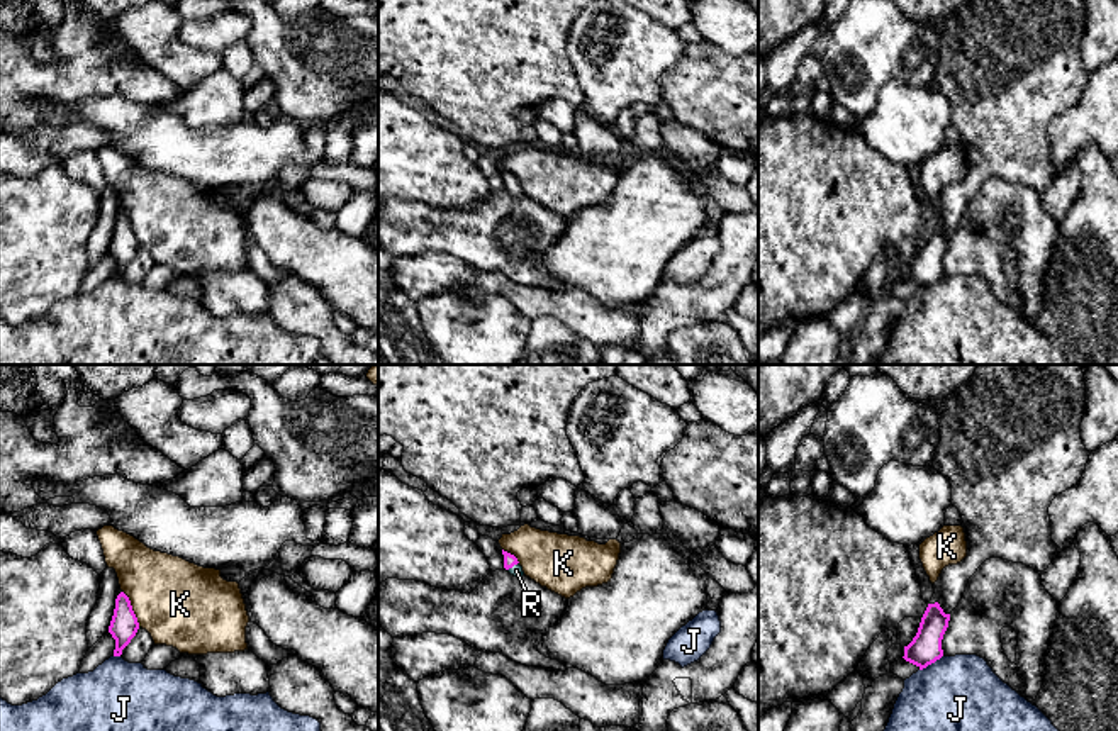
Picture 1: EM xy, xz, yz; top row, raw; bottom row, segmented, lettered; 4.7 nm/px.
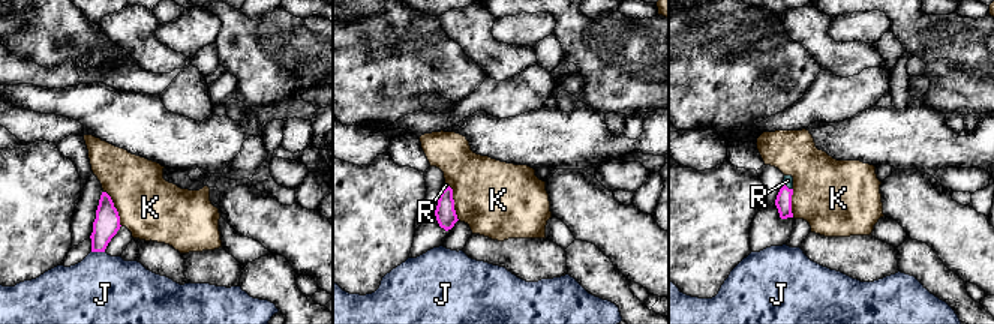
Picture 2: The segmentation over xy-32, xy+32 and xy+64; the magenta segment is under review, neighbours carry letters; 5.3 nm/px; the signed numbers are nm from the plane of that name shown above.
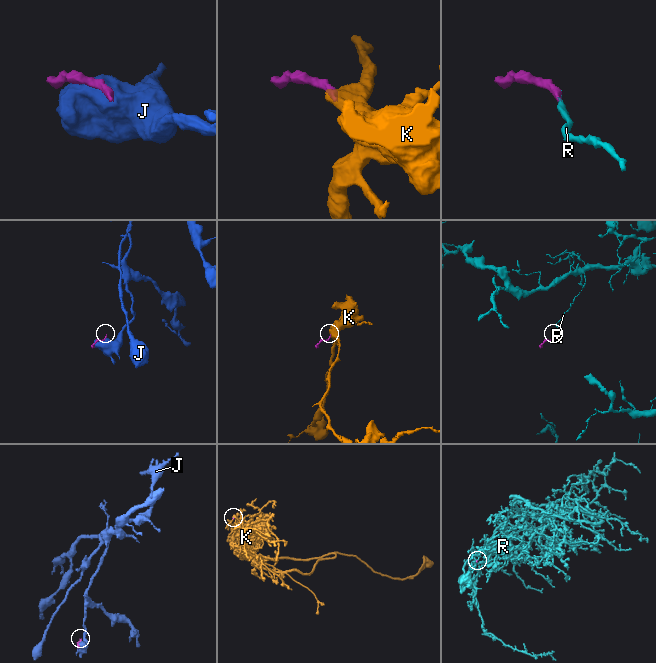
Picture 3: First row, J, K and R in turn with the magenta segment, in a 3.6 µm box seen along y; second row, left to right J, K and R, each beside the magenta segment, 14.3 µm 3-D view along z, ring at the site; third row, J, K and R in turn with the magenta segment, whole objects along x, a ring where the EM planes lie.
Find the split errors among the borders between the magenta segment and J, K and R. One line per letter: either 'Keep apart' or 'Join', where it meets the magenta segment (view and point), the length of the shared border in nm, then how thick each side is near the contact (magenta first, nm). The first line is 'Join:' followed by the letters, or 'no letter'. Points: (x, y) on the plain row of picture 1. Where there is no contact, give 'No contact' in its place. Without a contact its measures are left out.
Join: R
J: Keep apart. Touches magenta at yz (930, 284). Shared border 130 nm. Thickness 150 nm (magenta) against 500 nm
K: Keep apart. Touches magenta at xy (131, 229). Shared border 190 nm. Thickness 130 nm (magenta) against 400 nm
R: Join. Touches magenta at xz (513, 185). Shared border 70 nm. Thickness 60 nm (magenta) against 60 nm

